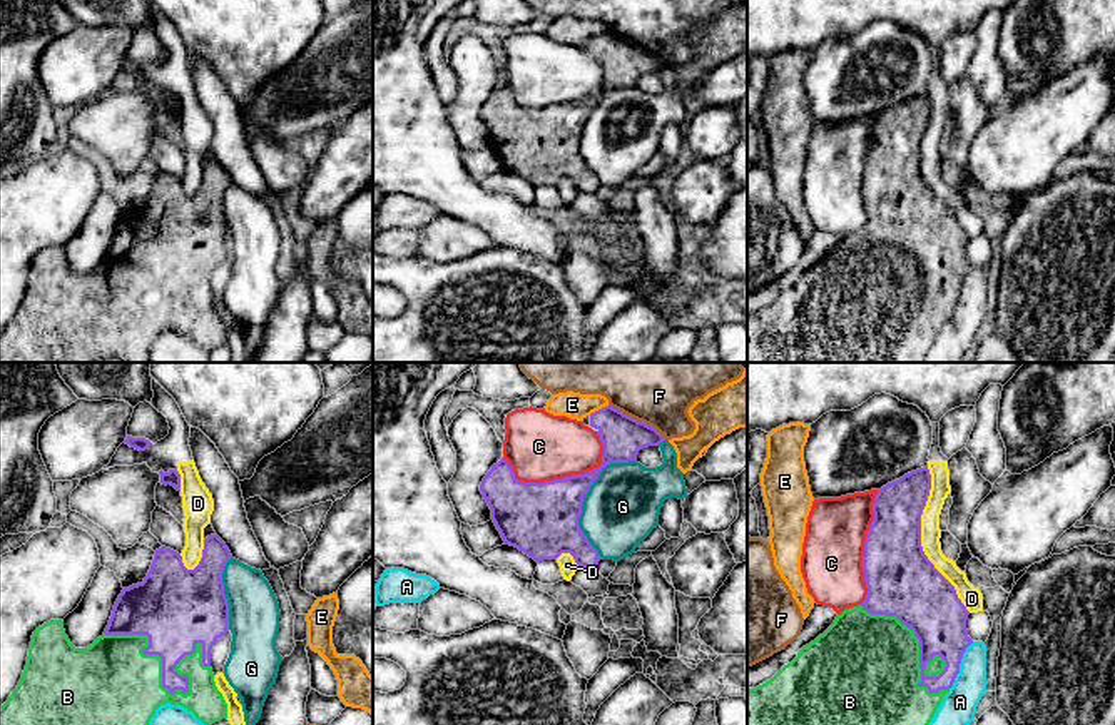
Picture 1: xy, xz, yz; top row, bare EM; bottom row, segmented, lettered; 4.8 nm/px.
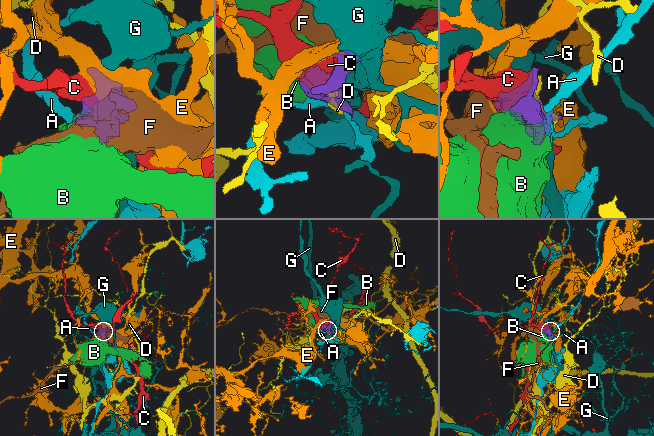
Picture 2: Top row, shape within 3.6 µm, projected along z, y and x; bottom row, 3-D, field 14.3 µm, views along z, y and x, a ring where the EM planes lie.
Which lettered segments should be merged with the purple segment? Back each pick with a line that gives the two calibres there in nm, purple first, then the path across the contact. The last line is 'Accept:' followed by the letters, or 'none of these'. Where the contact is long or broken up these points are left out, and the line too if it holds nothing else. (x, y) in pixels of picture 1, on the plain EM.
B: 220/440 nm
Accept: B

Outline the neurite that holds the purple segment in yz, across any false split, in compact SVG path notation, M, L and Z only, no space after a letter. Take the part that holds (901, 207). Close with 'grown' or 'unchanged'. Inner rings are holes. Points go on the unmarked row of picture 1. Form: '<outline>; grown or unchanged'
M928 92L911 97L903 104L883 112L873 129L874 145L864 167L863 197L868 214L866 226L836 242L834 249L814 267L802 272L797 282L784 291L766 309L747 314L747 362L923 362L933 346L944 321L960 299L960 289L966 274L973 269L968 262L966 246L970 237L956 221L955 212L934 194L921 172L921 140L931 115L931 100Z; grown

